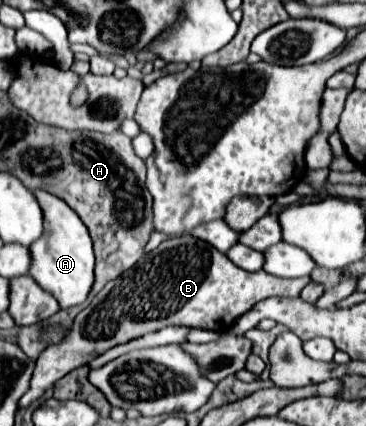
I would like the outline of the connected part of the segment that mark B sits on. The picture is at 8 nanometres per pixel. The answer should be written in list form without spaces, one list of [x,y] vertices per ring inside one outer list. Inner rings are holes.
[[[193,235],[173,237],[163,241],[155,251],[143,255],[135,267],[109,281],[93,301],[77,315],[73,327],[61,343],[49,345],[37,359],[29,391],[21,397],[19,407],[29,407],[33,401],[53,387],[61,377],[79,365],[87,365],[101,353],[119,343],[159,331],[167,325],[183,325],[225,333],[237,317],[247,313],[255,303],[267,297],[299,297],[311,277],[279,279],[265,271],[243,271],[233,261]]]

